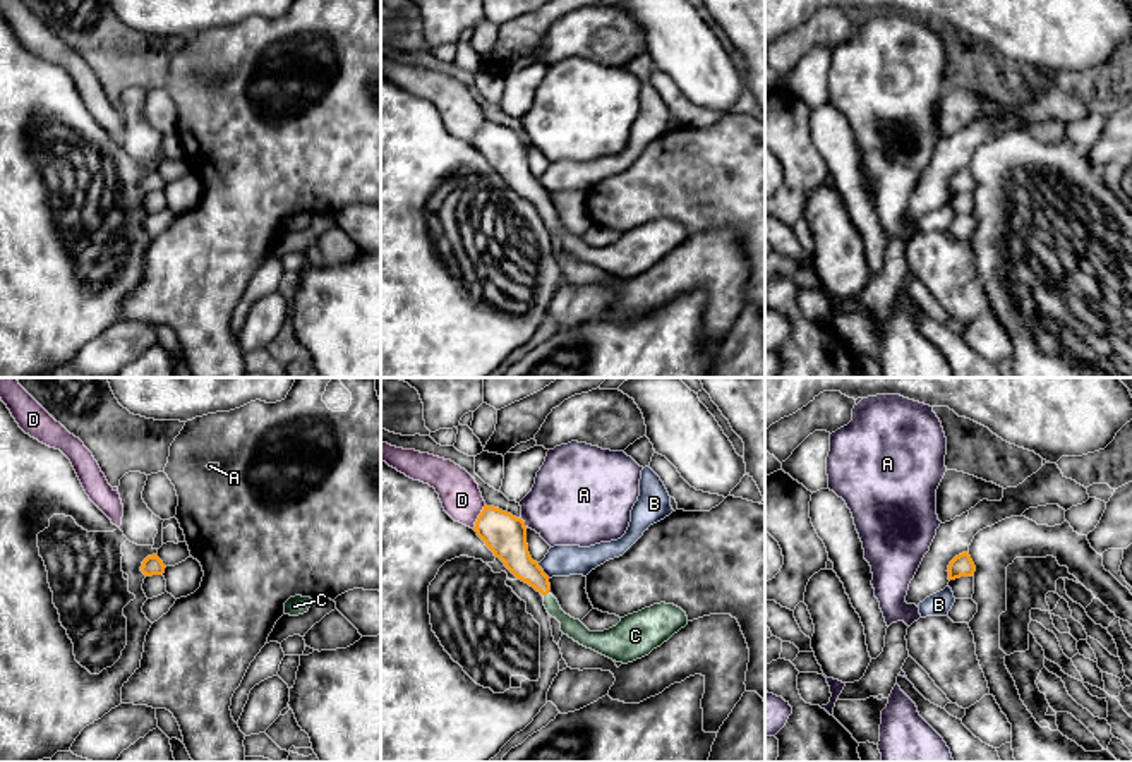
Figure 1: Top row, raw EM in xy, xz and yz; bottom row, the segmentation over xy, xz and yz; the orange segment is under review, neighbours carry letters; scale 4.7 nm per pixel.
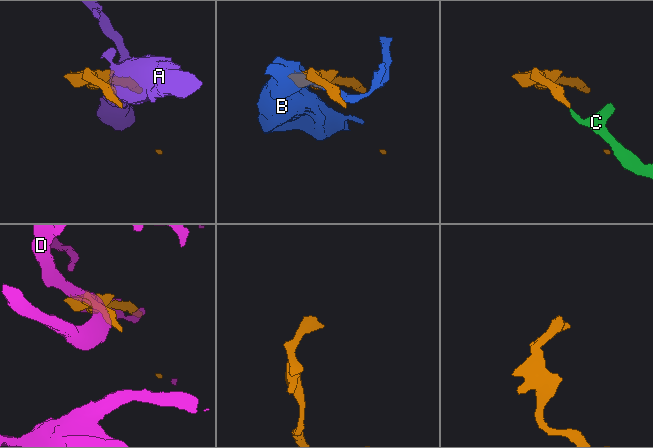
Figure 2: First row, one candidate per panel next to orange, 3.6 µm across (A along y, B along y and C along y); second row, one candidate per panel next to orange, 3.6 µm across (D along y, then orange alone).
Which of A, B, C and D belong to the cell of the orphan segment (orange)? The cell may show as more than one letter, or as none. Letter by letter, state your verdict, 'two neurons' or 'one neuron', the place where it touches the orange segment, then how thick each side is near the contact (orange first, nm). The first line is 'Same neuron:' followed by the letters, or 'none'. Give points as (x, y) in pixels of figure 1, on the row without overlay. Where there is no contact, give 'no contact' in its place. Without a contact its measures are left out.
Same neuron: C
A: two neurons; meets orange in xz at (523, 139); 190 nm thick on the orange side, 400 nm on the other
B: two neurons; meets orange in xz at (542, 186); 190 nm thick on the orange side, 140 nm on the other
C: one neuron; meets orange in xz at (546, 210); 140 nm thick on the orange side, 90 nm on the other
D: two neurons; meets orange in xz at (479, 133); 190 nm thick on the orange side, 190 nm on the other

